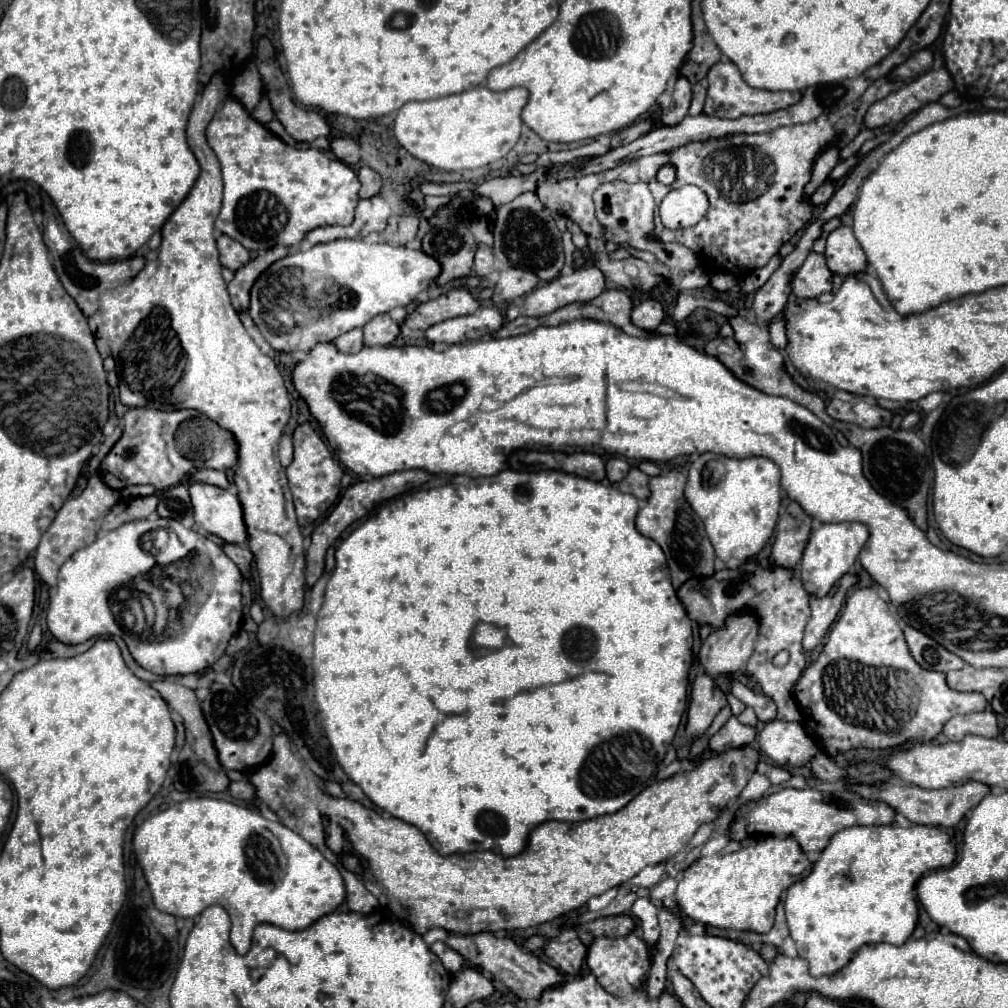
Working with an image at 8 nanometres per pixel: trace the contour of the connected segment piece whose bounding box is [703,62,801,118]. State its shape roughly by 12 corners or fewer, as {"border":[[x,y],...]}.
{"border":[[733,62],[709,70],[703,114],[769,114],[801,92],[751,88]]}

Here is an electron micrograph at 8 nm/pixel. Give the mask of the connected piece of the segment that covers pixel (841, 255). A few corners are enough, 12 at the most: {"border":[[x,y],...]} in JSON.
{"border":[[849,226],[829,234],[825,258],[833,274],[867,270],[865,252]]}

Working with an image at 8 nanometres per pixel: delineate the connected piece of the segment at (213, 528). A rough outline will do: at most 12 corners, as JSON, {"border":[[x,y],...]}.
{"border":[[193,482],[199,530],[227,544],[249,540],[233,490]]}

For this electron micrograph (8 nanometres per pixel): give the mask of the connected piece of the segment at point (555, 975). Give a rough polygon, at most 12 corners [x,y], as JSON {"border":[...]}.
{"border":[[451,934],[447,946],[521,1000],[567,976],[511,938]]}

